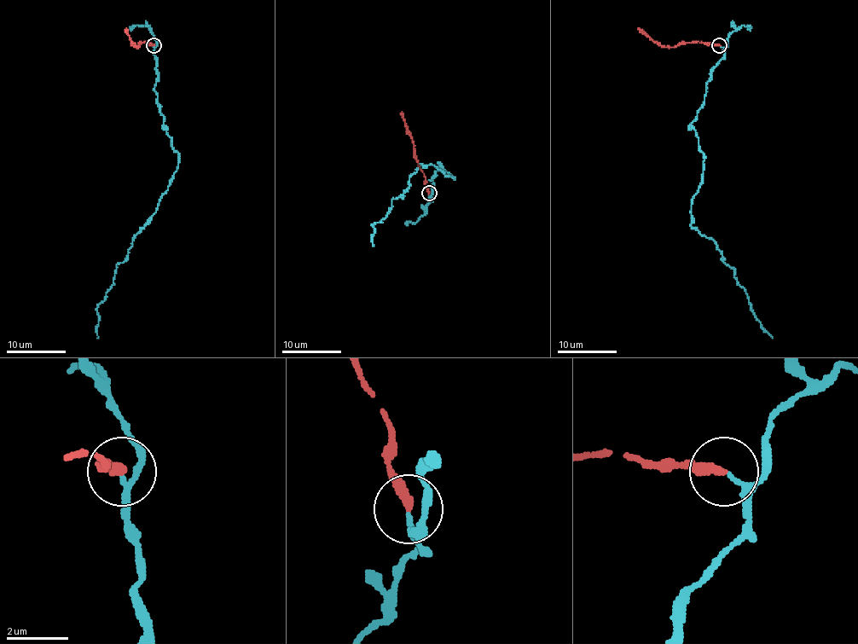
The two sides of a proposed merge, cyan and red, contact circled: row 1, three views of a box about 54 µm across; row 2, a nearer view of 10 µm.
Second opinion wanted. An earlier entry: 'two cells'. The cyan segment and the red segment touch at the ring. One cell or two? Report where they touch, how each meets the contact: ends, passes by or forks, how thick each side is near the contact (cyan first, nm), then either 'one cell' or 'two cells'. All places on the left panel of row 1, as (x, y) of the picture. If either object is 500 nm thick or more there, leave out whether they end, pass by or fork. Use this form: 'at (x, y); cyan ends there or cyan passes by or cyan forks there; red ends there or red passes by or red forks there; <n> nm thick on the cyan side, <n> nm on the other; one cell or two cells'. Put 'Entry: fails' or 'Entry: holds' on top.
Entry: fails
at (153, 45); cyan passes by; red ends there; 120 nm thick on the cyan side, 320 nm on the other; one cell

